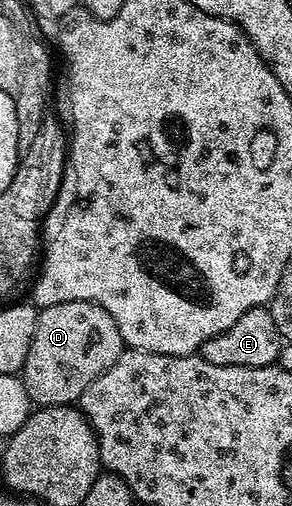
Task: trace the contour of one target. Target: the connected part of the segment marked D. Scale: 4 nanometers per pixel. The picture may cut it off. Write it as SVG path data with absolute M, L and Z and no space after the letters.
M69 301L56 303L47 309L38 309L36 331L32 335L32 347L28 359L22 364L20 374L24 387L35 406L74 405L84 395L84 391L97 377L123 353L122 336L108 311L91 301Z

